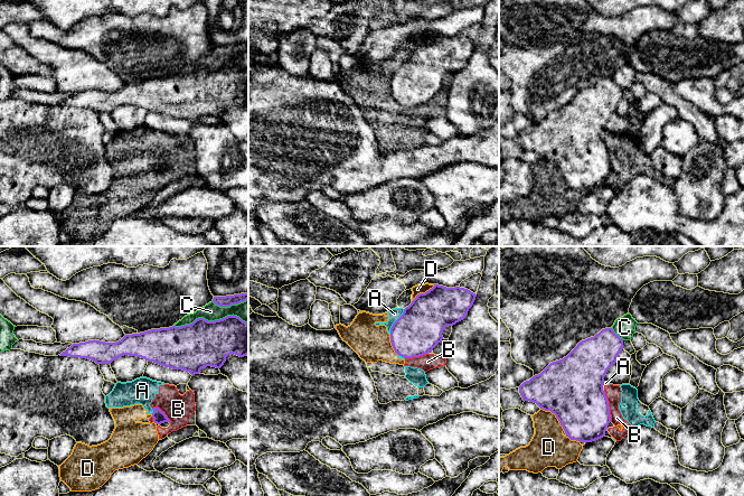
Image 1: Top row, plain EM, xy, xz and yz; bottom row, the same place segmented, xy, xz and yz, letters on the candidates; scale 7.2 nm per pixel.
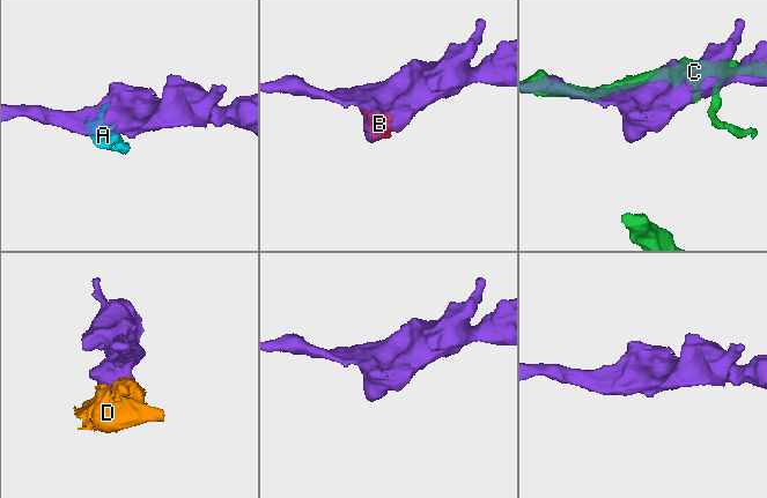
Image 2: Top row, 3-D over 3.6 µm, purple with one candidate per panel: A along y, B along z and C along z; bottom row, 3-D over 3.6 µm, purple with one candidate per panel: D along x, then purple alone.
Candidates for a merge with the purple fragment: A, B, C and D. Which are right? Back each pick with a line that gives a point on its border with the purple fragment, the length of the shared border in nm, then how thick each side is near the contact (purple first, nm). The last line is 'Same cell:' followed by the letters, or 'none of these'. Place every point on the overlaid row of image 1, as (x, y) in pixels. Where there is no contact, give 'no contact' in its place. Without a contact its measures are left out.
Same cell: none of these

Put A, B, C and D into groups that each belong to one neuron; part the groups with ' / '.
A B D / C

